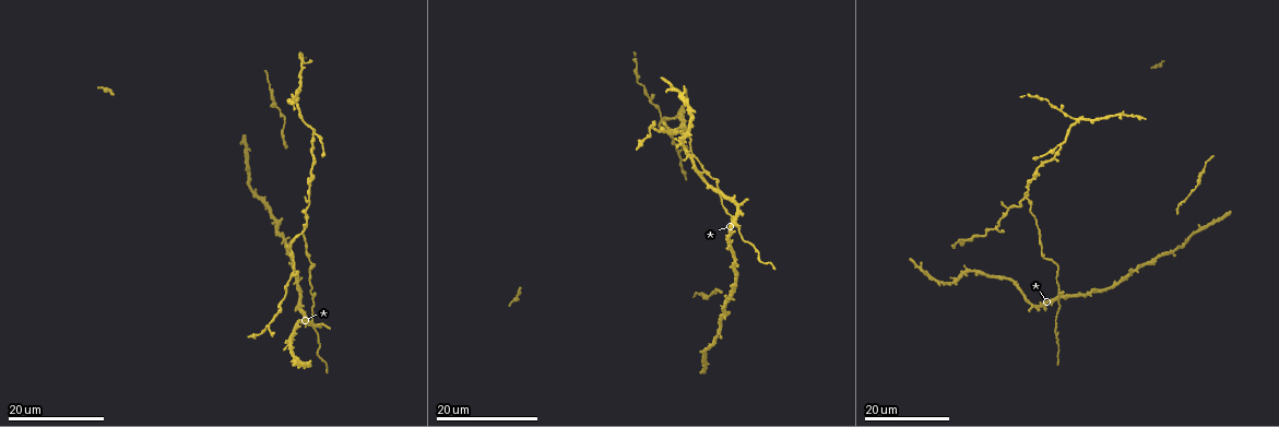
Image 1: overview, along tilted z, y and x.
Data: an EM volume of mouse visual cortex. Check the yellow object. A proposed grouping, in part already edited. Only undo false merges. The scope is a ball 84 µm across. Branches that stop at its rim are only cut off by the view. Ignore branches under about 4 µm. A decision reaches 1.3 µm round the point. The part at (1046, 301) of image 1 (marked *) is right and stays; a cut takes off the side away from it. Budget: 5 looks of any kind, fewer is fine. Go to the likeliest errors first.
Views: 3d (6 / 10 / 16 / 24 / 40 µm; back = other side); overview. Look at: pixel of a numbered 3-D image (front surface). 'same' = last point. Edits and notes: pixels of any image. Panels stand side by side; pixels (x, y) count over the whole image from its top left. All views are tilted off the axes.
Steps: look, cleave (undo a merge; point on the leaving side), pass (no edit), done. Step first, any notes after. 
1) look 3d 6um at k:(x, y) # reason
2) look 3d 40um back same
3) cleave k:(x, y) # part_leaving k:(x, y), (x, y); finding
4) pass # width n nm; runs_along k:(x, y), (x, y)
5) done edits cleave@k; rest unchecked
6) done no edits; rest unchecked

look 3d 16um at 1:(311, 130) # a fork

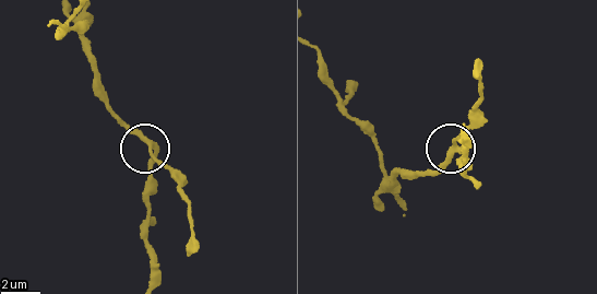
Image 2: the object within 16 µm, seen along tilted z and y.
look 3d 6um at 2:(455, 148)

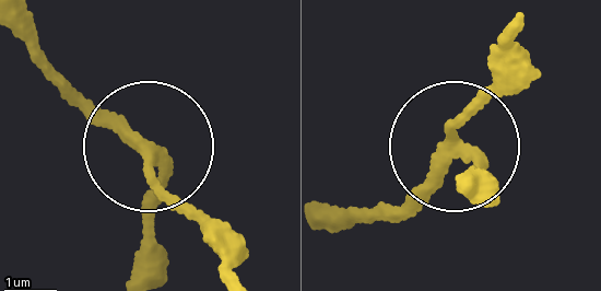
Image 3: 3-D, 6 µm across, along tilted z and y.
look 3d 6um back at 3:(452, 145) # from behind

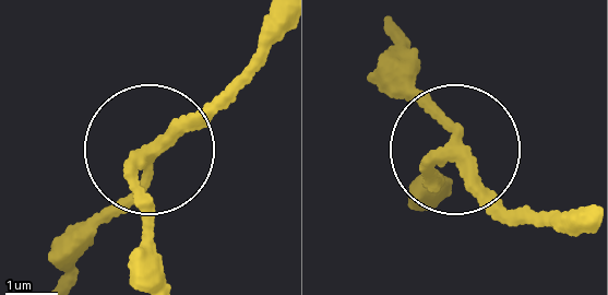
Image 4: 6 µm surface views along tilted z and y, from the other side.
pass # side_arm 8 um; arms 3; continuous, no second cell

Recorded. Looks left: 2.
look 3d 24um at 1:(1077, 119) # four or more arms meet

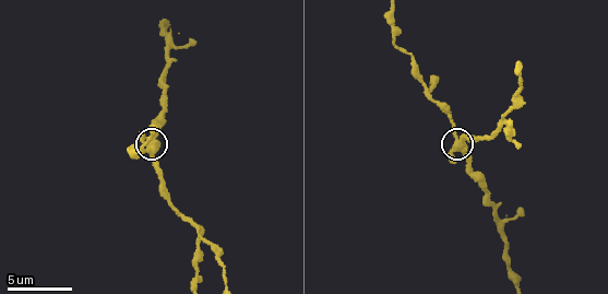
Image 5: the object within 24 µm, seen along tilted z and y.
look 3d 10um at 5:(456, 142) # closer look

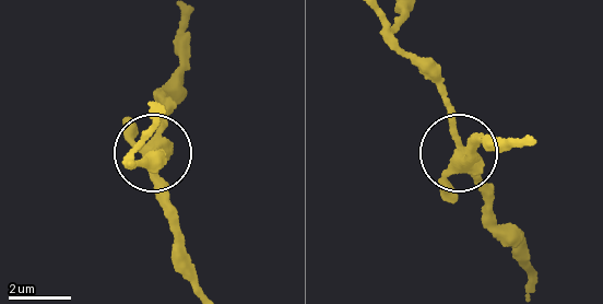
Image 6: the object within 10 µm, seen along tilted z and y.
pass # side_arm 17 um; all the same cell

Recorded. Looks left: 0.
done no edits; rest unchecked

